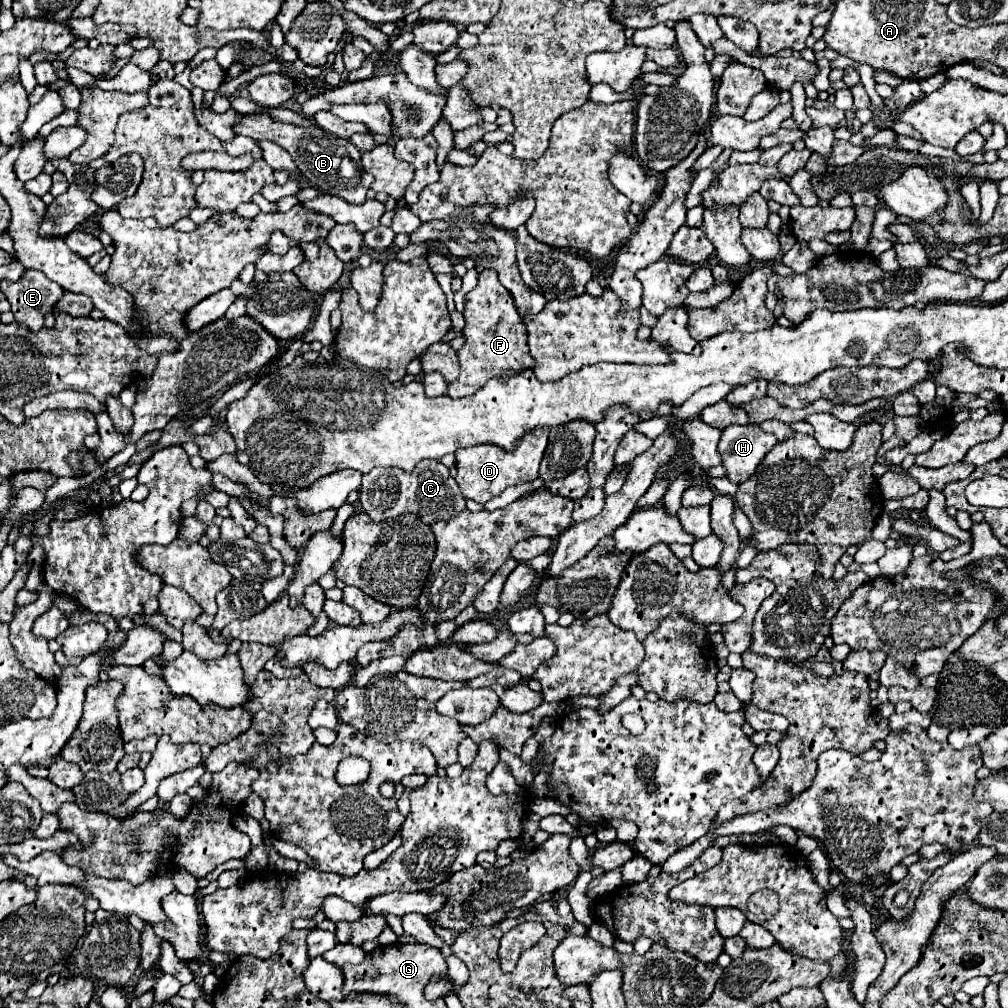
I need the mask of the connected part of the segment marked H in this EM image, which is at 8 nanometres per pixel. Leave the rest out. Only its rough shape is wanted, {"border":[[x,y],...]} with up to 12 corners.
{"border":[[756,424],[728,426],[720,454],[736,484],[746,482],[776,444]]}

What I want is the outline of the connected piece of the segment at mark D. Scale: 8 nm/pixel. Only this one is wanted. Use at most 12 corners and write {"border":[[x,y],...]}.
{"border":[[548,430],[514,452],[470,446],[456,452],[456,482],[480,504],[534,482]]}

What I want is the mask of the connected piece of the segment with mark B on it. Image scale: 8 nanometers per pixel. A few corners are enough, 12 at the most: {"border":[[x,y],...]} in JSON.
{"border":[[246,114],[236,134],[282,146],[306,184],[352,204],[372,176],[346,138]]}

